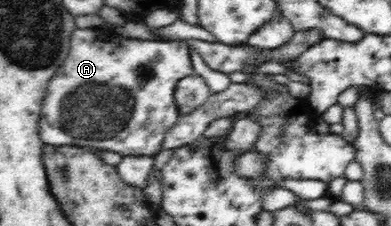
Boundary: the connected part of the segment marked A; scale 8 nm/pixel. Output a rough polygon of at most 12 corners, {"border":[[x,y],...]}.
{"border":[[76,29],[41,141],[157,155],[186,40]]}

